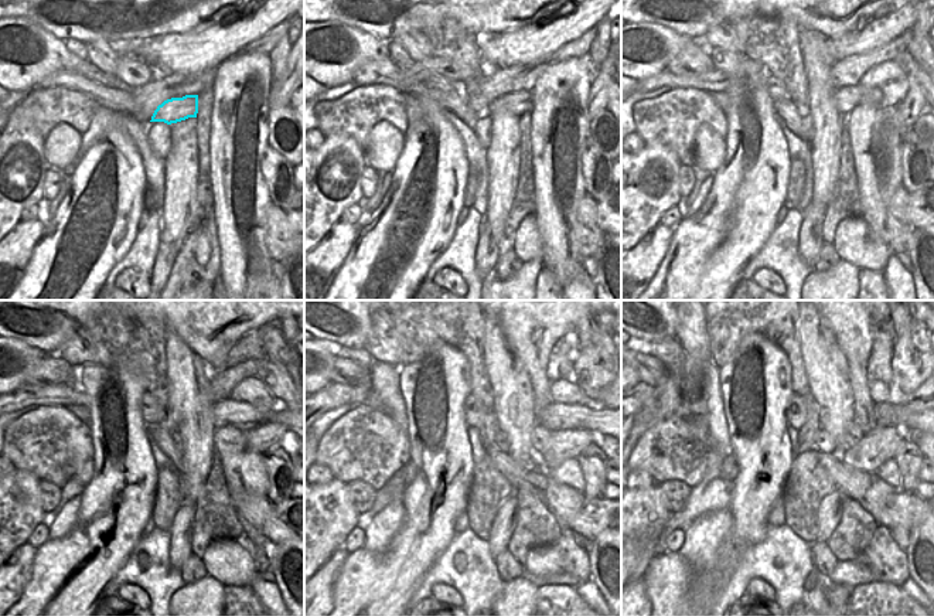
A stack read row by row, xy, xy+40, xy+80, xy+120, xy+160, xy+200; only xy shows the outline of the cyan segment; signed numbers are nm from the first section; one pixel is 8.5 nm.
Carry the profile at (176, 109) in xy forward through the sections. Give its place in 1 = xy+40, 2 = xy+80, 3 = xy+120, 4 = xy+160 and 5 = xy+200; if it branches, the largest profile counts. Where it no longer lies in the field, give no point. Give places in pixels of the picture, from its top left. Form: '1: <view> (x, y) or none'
1: xy+40 (518, 102)
2: xy+80 (848, 98)
3: xy+120 (222, 409)
4: xy+160 (552, 409)
5: xy+200 (889, 414)

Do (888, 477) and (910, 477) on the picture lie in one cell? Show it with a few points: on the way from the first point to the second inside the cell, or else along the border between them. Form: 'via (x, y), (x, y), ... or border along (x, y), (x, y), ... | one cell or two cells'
border along (892, 459), (897, 468), (902, 489) | two cells

